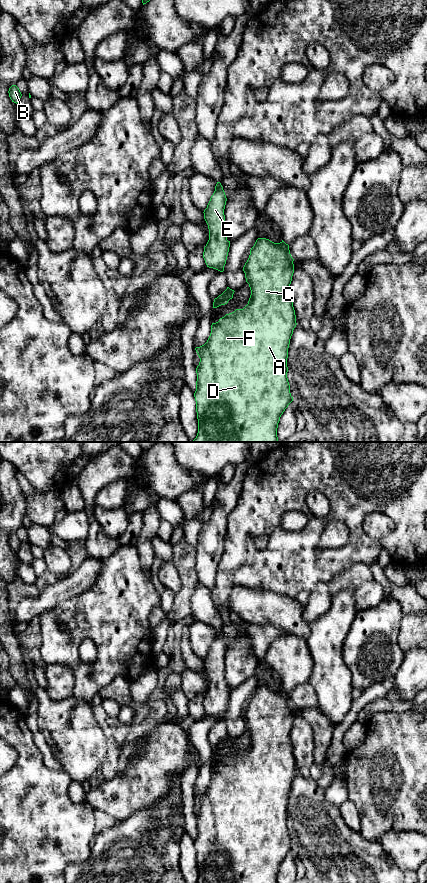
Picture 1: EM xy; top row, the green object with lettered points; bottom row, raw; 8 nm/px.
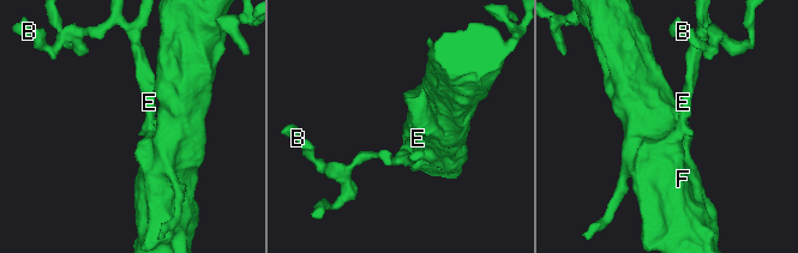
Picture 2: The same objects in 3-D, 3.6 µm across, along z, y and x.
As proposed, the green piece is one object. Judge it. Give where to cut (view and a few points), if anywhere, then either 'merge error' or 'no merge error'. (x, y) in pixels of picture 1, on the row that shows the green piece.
cut none; no merge error

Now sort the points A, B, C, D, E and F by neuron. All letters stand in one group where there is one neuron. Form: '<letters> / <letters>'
A B C D E F

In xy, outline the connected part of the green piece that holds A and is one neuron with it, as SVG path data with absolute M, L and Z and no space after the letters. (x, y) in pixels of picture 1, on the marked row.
M258 238L243 267L251 295L243 309L226 314L212 323L207 342L196 347L200 358L196 368L194 393L198 419L198 433L192 442L278 442L277 428L280 417L293 401L287 378L287 358L290 339L296 327L290 284L294 273L294 259L289 245L283 240L274 243Z

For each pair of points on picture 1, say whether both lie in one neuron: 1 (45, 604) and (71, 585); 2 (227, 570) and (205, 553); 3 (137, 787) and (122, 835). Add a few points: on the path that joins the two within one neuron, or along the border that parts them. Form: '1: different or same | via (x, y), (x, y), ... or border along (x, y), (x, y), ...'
1: same | via (51, 598), (65, 588)
2: different | border along (224, 540), (224, 551), (213, 586)
3: different | border along (148, 808), (137, 810), (127, 818), (117, 822)

